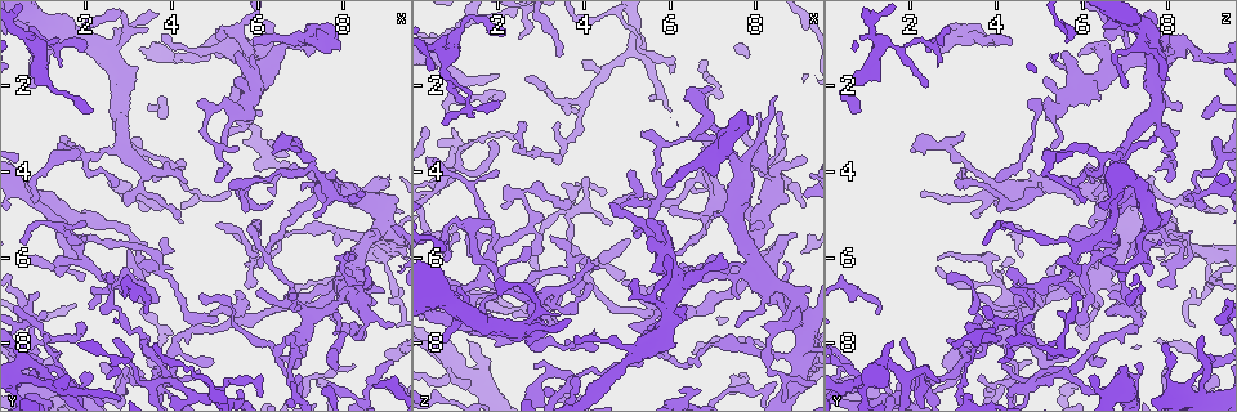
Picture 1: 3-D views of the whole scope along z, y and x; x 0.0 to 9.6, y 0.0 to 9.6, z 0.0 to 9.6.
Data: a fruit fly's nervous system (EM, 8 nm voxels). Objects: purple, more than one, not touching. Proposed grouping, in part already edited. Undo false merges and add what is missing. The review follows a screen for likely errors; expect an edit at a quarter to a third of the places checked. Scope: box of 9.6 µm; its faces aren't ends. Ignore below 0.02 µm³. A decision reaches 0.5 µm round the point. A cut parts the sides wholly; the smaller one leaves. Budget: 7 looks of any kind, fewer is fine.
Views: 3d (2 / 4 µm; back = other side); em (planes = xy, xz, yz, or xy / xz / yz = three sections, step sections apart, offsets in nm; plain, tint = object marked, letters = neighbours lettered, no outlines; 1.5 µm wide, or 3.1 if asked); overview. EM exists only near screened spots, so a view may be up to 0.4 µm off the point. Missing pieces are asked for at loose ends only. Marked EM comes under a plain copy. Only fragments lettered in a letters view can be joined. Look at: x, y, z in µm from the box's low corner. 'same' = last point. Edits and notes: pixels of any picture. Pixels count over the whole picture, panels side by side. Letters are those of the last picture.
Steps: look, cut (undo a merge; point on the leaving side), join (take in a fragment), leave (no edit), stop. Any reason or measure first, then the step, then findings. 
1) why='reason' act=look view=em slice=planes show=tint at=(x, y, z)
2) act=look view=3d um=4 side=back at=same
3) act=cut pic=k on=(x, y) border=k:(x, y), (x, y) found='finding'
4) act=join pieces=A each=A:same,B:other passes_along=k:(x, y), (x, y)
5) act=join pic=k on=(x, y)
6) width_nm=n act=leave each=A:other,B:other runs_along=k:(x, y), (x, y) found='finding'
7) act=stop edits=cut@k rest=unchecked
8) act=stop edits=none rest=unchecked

why='tapers out' act=look view=em slice=xy step=4 show=letters at=(0.75, 0.75, 2.90)

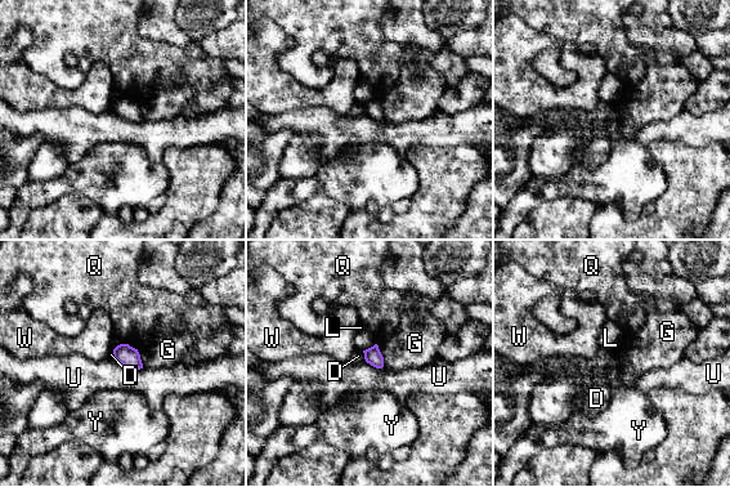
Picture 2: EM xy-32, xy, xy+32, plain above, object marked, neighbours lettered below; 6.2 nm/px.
act=leave each=D:other,G:other,L:other,Q:other,U:other,W:other,Y:other found='none of them fits'

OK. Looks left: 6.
why='long arm stops here' act=look view=em slice=yz step=8 show=letters at=(7.80, 8.50, 2.75)

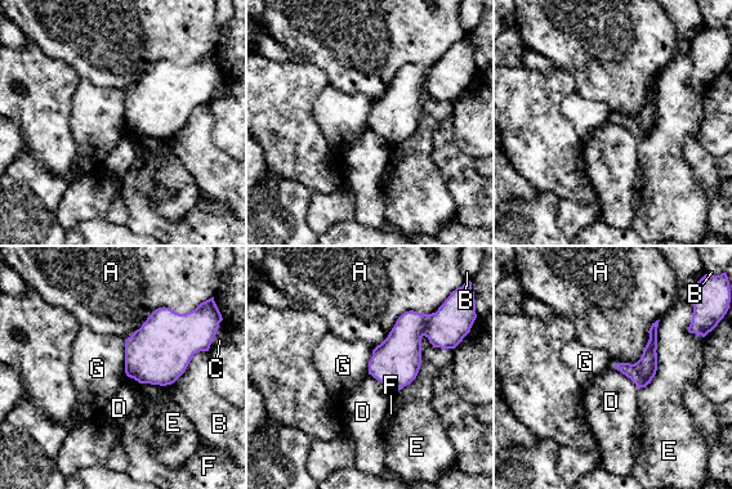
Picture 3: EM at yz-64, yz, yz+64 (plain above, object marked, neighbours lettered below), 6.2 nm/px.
width_nm=140 act=leave each=A:other,B:other,C:other,D:other,E:other,F:other,G:other found='none of them fits'

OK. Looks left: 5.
why='a fork' act=look view=em slice=planes show=letters at=(8.00, 6.85, 5.15)

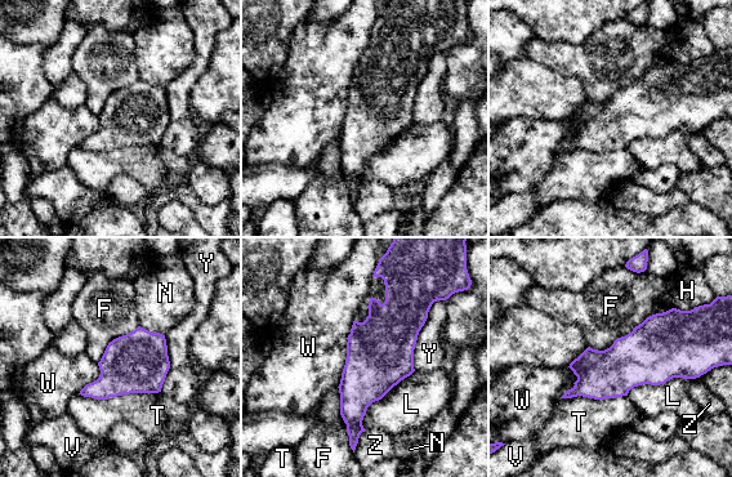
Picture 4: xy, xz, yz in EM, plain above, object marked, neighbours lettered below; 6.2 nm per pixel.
longest_contact=F:600nm act=leave each=F:other,H:other,L:other,N:other,T:other,V:other,W:other,Y:other,Z:other found='all the same neuron'

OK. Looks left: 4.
act=stop edits=none rest=unchecked

